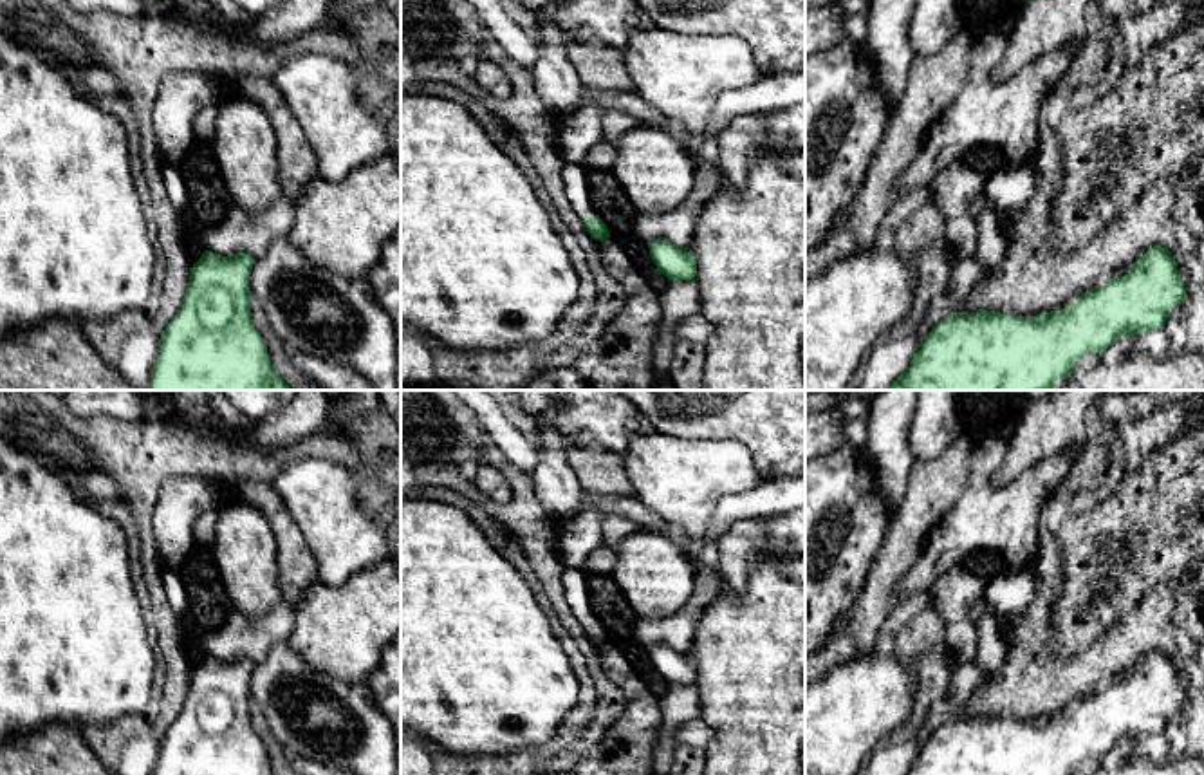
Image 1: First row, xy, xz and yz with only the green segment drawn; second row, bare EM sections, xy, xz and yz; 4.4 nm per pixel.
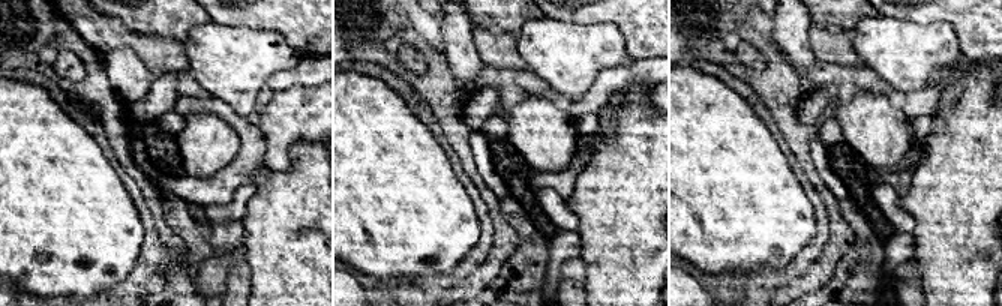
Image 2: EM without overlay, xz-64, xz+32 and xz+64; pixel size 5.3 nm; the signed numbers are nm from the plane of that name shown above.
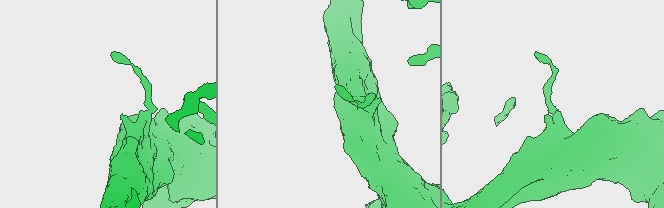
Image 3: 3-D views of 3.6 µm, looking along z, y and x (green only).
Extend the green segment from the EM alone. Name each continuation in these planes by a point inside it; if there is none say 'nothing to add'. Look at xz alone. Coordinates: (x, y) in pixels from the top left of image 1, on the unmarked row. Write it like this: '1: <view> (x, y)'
1: xz (574, 580)

